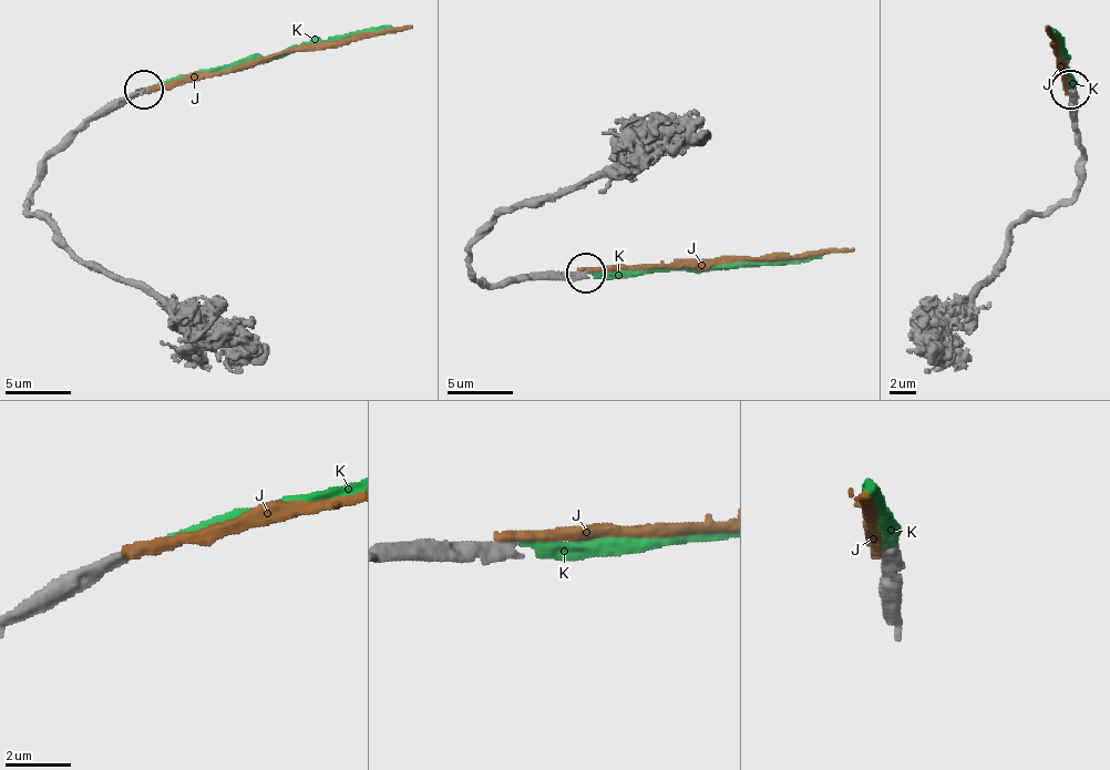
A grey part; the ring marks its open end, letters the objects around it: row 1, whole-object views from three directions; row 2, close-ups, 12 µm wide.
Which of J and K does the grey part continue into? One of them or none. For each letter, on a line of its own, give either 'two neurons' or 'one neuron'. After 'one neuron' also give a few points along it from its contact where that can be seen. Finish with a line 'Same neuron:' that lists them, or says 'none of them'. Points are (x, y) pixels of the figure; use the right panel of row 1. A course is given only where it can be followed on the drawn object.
J: two neurons
K: one neuron; course (1068, 89), (1071, 82), (1065, 69), (1061, 43), (1048, 27)
Same neuron: K

